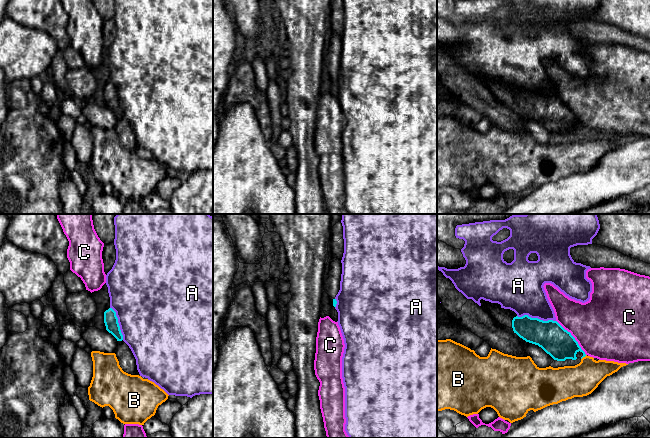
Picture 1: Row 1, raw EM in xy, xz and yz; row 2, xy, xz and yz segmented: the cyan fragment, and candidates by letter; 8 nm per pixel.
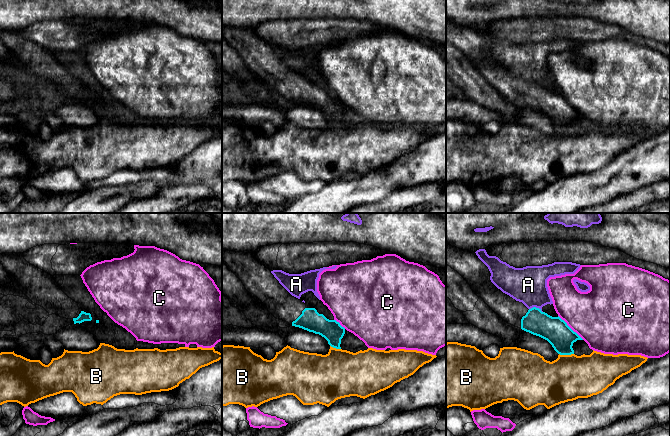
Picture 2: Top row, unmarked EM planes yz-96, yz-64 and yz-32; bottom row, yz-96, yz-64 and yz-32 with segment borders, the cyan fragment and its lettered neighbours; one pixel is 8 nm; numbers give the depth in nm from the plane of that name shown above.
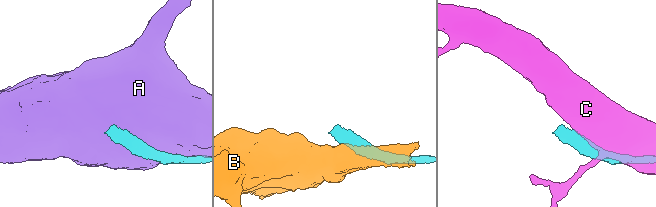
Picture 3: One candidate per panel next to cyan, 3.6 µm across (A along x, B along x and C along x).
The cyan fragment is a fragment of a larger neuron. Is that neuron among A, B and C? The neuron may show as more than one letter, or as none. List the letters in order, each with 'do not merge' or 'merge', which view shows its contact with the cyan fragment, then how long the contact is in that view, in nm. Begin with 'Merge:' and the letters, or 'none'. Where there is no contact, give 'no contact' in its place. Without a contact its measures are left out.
Merge: none
A: do not merge; meets cyan in yz; contact 320 nm long
B: do not merge; meets cyan in yz; contact 60 nm long
C: do not merge; meets cyan in yz; contact 380 nm long

